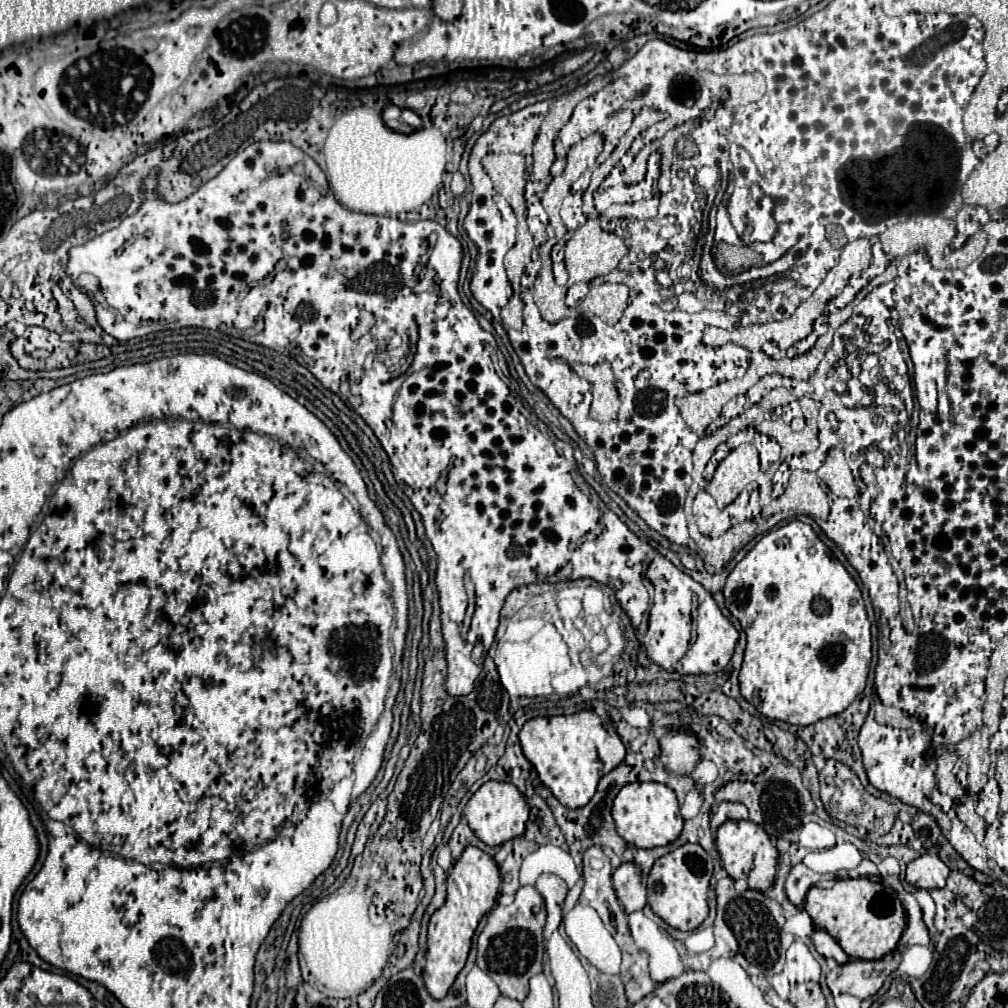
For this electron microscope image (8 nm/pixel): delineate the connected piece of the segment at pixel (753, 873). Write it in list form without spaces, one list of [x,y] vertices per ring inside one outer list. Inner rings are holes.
[[[744,819],[726,821],[718,827],[716,847],[718,847],[724,869],[734,881],[744,879],[754,891],[766,891],[774,883],[776,869],[778,869],[778,851],[772,845],[772,839],[768,837],[768,833],[760,825],[752,821],[744,821]],[[754,853],[760,853],[760,855],[754,855]]]

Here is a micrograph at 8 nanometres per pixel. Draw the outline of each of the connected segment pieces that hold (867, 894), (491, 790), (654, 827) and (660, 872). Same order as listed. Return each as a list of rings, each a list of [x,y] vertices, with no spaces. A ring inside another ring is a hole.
[[[840,879],[832,889],[812,887],[806,895],[804,909],[814,925],[828,931],[852,959],[882,959],[896,949],[906,927],[906,911],[898,893],[890,885],[870,879]]]
[[[488,781],[484,783],[466,803],[464,807],[464,817],[470,823],[470,829],[474,835],[484,841],[486,845],[502,845],[502,841],[510,841],[510,837],[520,837],[526,831],[526,821],[528,821],[528,801],[526,797],[514,787],[512,783],[500,783],[500,781]]]
[[[630,783],[626,785],[612,805],[612,817],[618,835],[638,849],[654,849],[670,845],[682,833],[684,819],[676,793],[662,783]]]
[[[686,843],[660,857],[648,875],[648,905],[670,927],[694,931],[708,917],[708,889],[714,875],[712,857],[694,843]]]

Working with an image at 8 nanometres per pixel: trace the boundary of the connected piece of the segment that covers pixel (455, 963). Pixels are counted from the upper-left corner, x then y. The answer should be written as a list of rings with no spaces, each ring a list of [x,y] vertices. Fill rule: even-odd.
[[[466,847],[460,861],[454,865],[454,871],[448,877],[448,897],[446,903],[430,917],[428,925],[428,953],[426,953],[426,967],[422,971],[424,983],[428,993],[434,999],[446,997],[450,985],[454,985],[458,973],[462,971],[472,937],[480,919],[496,905],[500,895],[500,873],[494,859],[480,851],[478,847]]]

